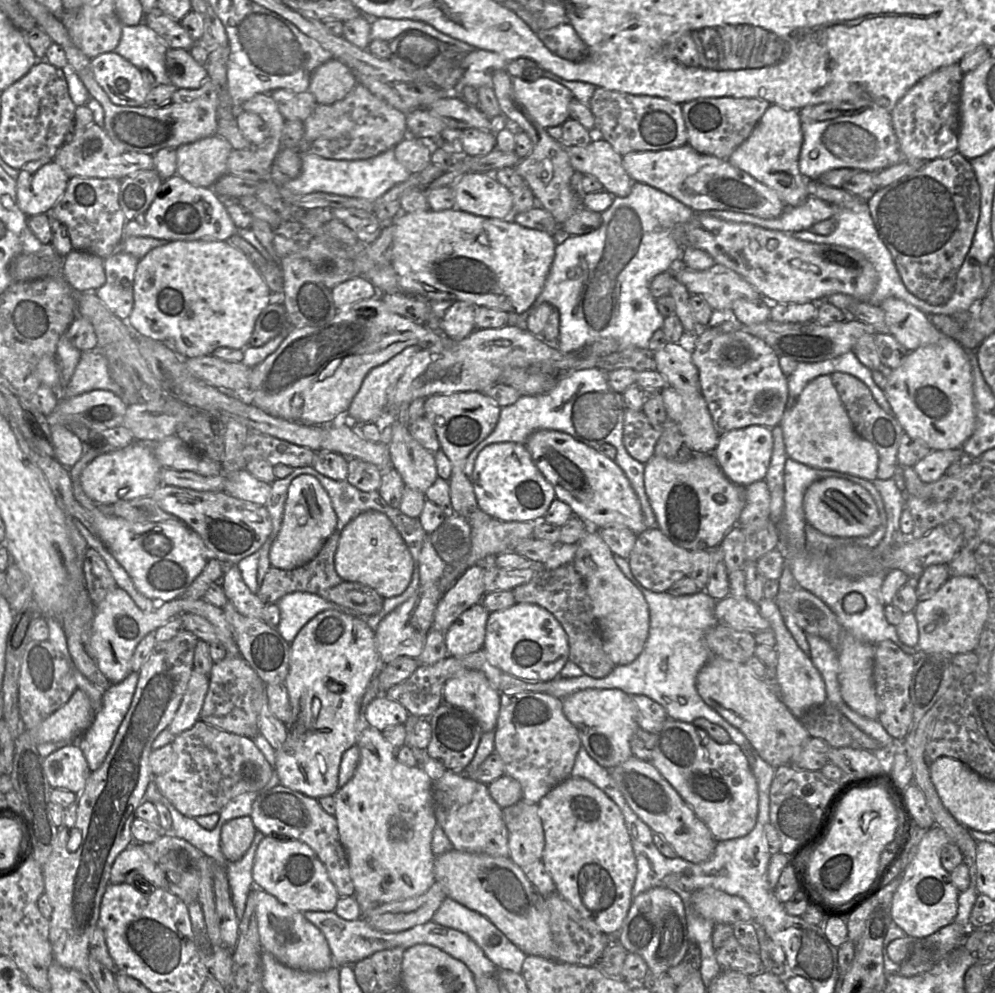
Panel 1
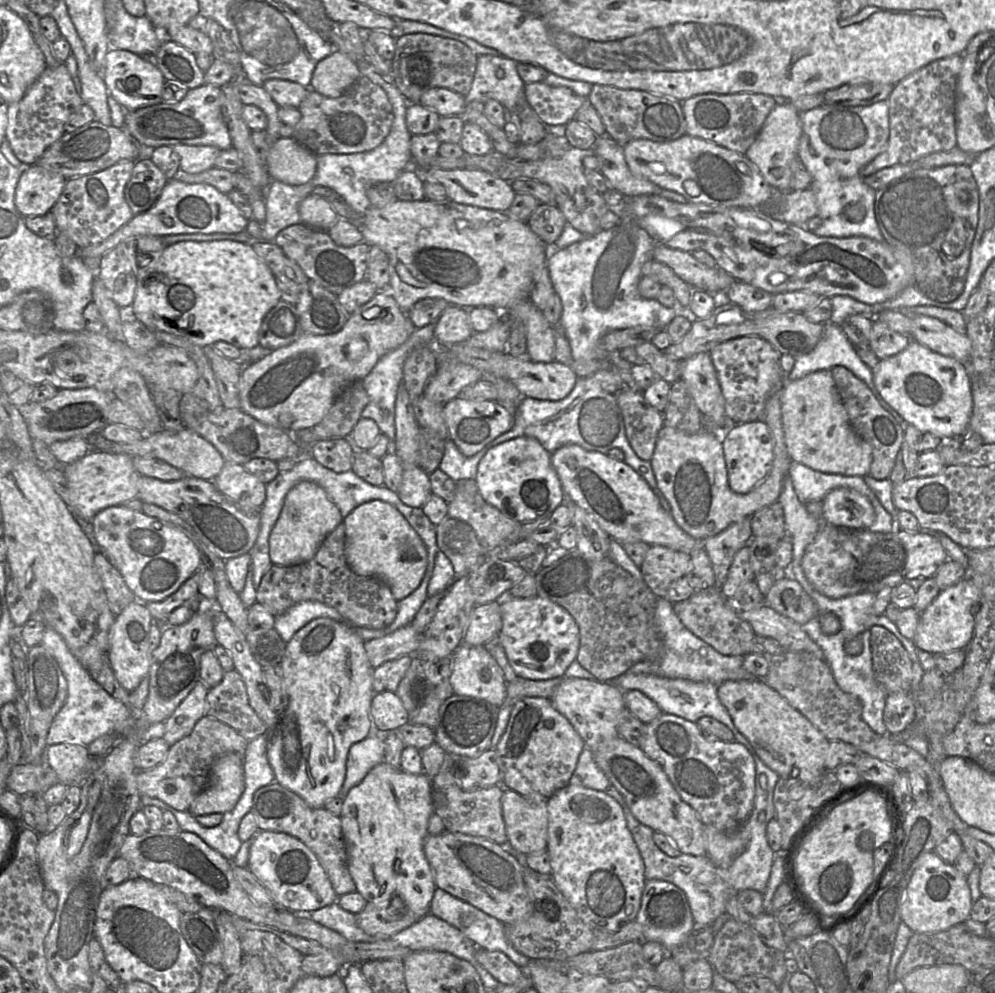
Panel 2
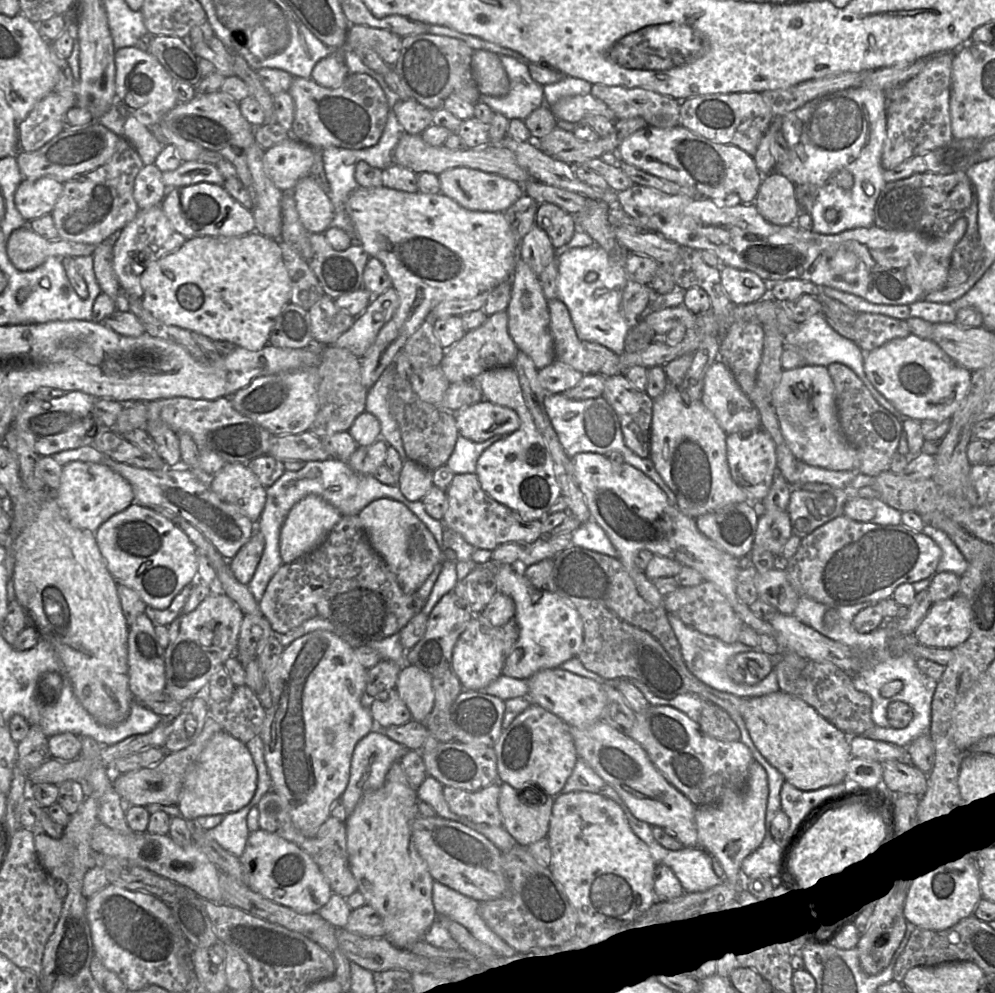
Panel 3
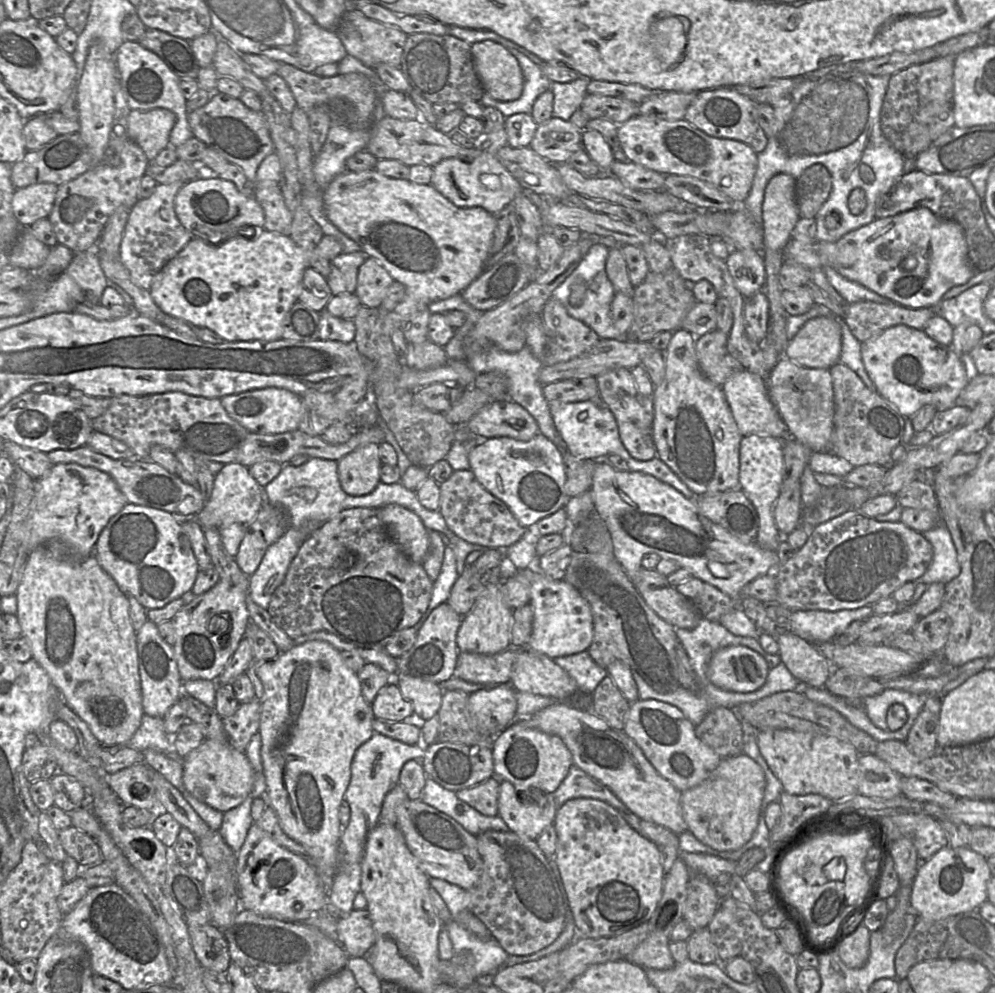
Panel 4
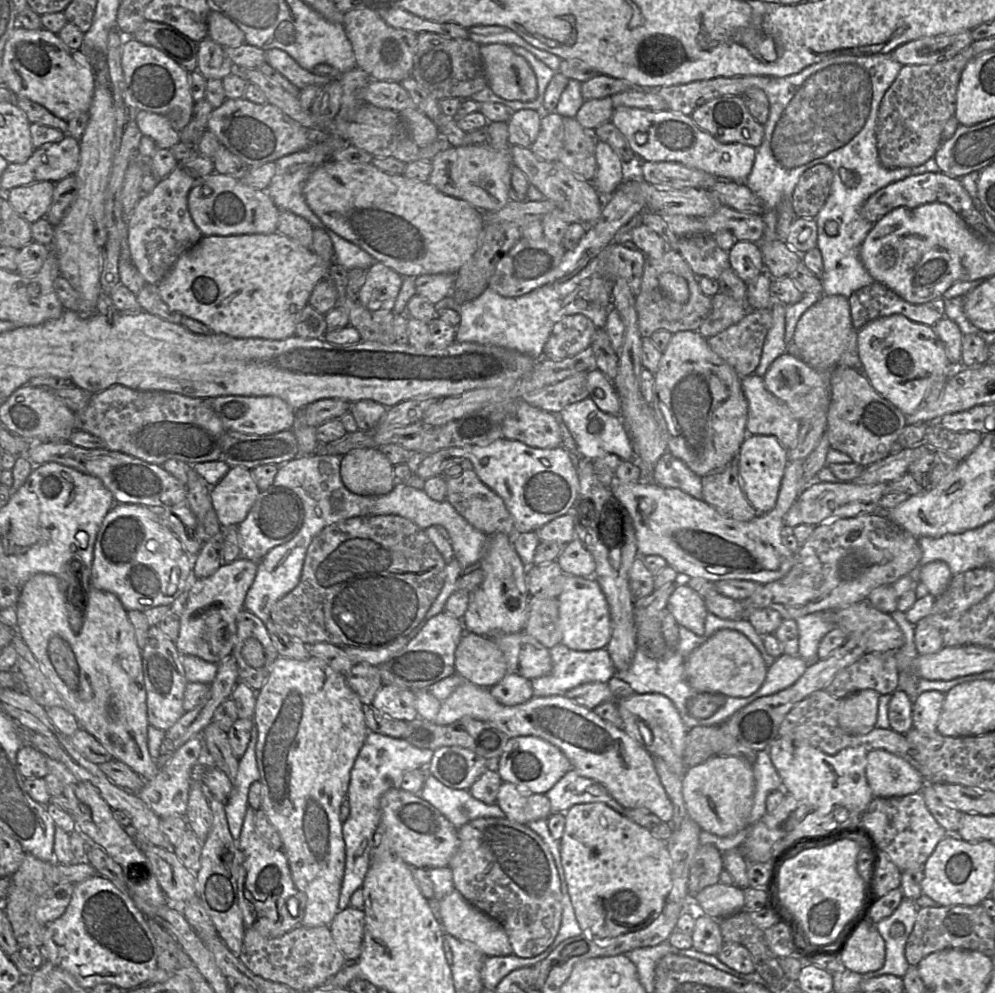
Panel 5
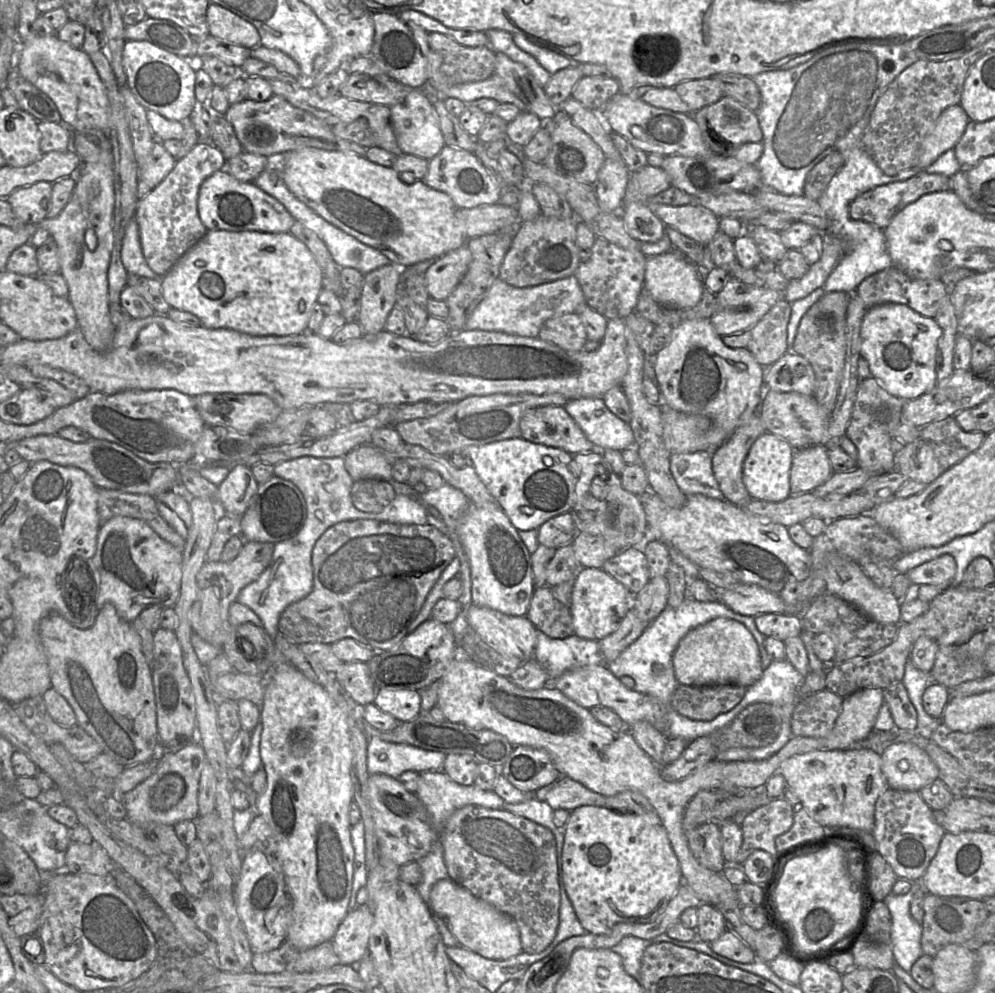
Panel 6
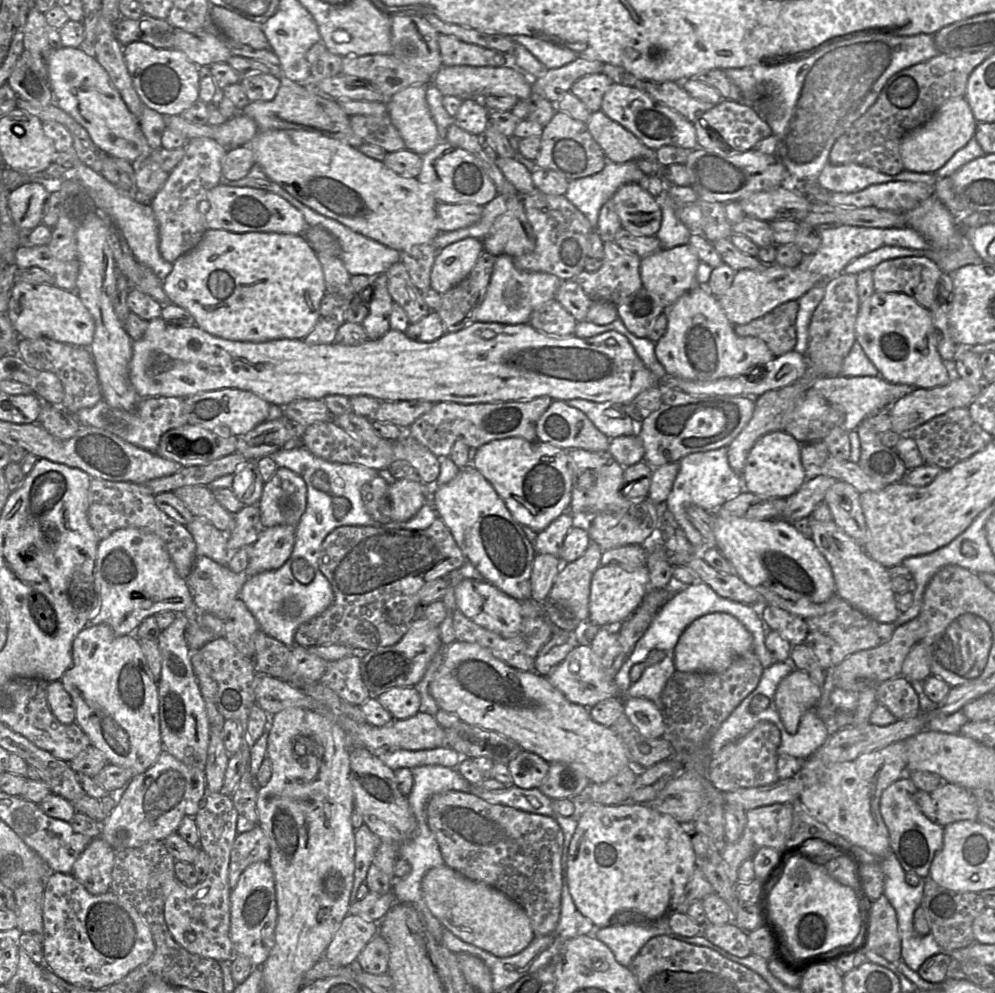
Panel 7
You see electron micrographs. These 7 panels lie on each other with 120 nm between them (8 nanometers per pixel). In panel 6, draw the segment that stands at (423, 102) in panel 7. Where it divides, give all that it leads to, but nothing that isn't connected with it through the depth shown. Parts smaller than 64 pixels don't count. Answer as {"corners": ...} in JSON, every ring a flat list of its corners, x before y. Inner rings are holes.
{"corners":[[410,88,407,95,390,109,392,128,402,153,431,160,442,150,446,143,434,107,423,89]]}

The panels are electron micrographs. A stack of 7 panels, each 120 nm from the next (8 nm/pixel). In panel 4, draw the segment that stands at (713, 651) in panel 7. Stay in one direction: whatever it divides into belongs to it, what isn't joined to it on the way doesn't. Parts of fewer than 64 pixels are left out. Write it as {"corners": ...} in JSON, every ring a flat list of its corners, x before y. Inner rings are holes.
{"corners":[[733,645,713,654,708,678,720,689,747,693,760,689,769,671,766,660,759,653,746,646]]}

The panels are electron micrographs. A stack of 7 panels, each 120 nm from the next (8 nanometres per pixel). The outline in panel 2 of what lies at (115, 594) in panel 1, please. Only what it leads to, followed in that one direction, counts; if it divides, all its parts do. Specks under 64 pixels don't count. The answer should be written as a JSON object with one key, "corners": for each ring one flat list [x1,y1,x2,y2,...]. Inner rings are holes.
{"corners":[[135,600,116,616,108,633,108,663,116,679,129,692,135,690,141,681,147,677,151,665,149,653,149,631,152,618,145,603]]}

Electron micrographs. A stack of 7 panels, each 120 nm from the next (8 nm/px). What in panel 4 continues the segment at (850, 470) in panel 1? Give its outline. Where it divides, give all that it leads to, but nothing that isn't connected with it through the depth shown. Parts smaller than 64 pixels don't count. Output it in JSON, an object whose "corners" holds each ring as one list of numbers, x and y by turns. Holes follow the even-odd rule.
{"corners":[[781,357,767,378,769,396,787,426,790,438,802,443,814,452,829,452,833,431,834,391,830,369,806,368]]}

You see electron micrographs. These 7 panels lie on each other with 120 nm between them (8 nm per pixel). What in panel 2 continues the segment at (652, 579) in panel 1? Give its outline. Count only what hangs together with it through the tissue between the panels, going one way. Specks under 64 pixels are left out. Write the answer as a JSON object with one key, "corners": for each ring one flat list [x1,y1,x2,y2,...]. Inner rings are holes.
{"corners":[[651,545,640,571,643,580,658,598,665,598,669,585,686,575,690,554,661,545]]}

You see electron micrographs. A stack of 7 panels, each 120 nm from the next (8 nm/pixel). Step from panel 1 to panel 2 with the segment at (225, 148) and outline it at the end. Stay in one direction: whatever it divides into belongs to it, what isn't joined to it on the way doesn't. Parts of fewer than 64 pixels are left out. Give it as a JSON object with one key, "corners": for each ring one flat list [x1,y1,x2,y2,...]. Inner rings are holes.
{"corners":[[177,144,171,147,179,157,180,170,190,174,215,167,220,149,214,146]]}

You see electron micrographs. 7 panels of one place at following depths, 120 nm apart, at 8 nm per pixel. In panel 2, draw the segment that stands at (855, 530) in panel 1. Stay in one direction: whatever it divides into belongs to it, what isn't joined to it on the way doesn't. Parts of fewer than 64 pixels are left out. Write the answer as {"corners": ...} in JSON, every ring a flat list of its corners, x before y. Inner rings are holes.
{"corners":[[836,488,822,500,821,519,849,529,869,529,875,521,875,510,870,500,854,489]]}

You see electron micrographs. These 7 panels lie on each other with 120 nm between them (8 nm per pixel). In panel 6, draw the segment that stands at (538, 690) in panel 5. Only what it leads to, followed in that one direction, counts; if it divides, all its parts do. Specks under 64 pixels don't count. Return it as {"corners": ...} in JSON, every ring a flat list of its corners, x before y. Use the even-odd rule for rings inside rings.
{"corners":[[536,629,537,644,534,658,554,681,568,670,588,665,604,664,600,645,596,640,571,635,555,639]]}

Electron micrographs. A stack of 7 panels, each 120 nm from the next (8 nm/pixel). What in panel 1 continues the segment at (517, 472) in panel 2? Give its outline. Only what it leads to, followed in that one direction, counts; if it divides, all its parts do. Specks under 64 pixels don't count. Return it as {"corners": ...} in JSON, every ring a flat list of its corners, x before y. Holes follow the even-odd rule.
{"corners":[[494,443,477,456,471,476,478,508,503,521,533,521,543,519,556,498,552,484,534,464,524,444]]}

